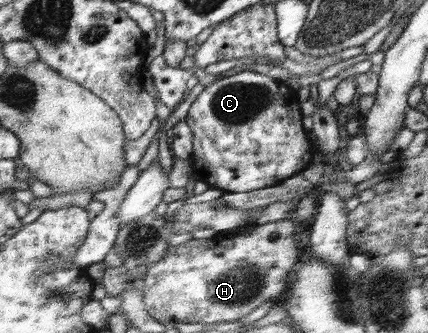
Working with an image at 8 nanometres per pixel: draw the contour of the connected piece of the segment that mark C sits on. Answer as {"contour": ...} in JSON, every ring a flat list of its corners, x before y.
{"contour":[[240,71,206,86,191,104,186,122,193,133,193,173,199,181,224,192,244,193,272,187,286,177,300,174,312,161,312,143,302,127,296,93,280,80,257,71]]}

